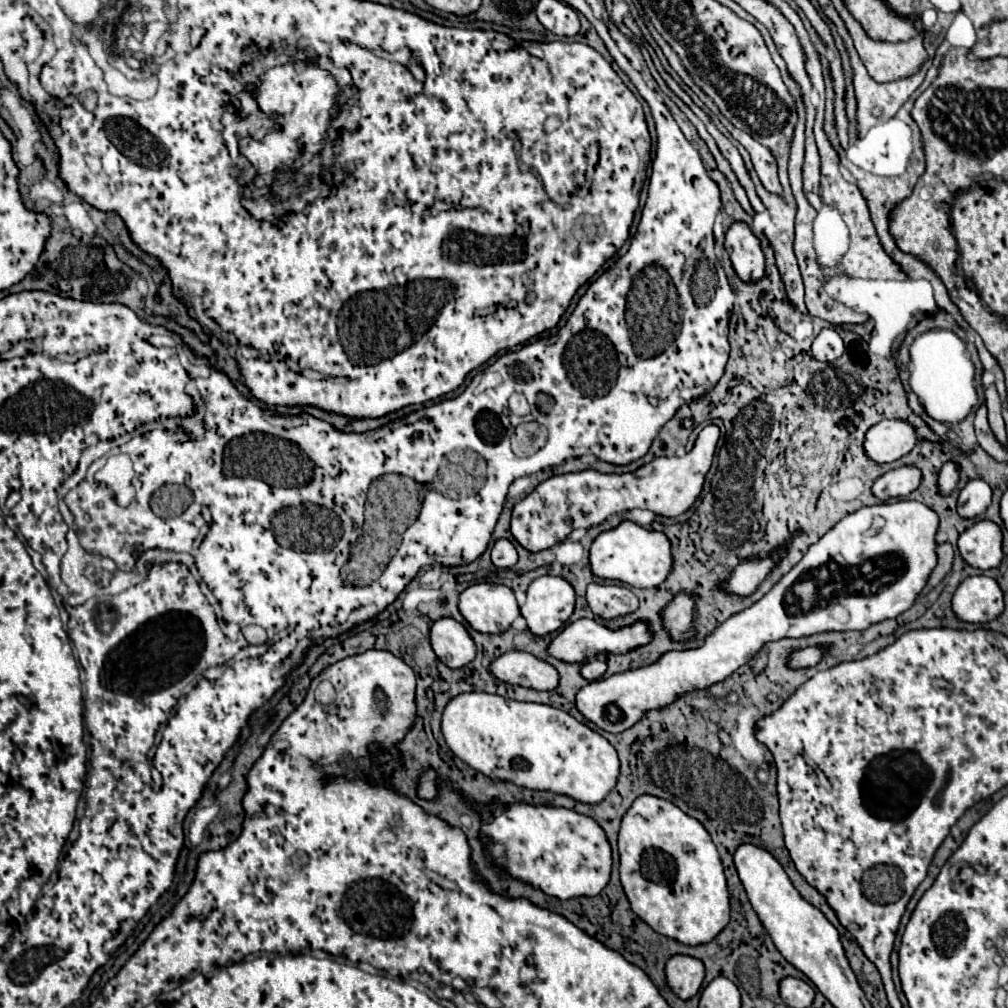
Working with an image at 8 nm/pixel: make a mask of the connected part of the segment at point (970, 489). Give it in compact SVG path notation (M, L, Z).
M970 480L958 496L958 514L962 518L976 518L990 506L992 490L982 480Z

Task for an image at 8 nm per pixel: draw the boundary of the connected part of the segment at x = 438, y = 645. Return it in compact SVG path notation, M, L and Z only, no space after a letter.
M440 618L430 628L430 642L440 662L448 668L462 668L476 656L476 646L466 628L454 618Z

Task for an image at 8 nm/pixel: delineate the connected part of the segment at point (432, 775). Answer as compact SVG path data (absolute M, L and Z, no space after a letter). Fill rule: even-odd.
M428 768L428 770L422 772L422 776L420 776L420 784L418 784L418 796L420 796L420 798L430 800L430 798L434 798L434 796L438 794L436 778L438 778L438 774L436 774L432 768Z

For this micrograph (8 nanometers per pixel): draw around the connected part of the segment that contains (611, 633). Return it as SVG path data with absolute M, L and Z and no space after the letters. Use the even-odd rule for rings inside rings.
M580 618L572 624L568 624L550 644L548 644L548 654L560 662L568 662L568 664L574 664L574 662L584 662L592 656L598 656L598 654L622 654L626 650L632 650L634 646L642 646L642 644L648 644L648 630L646 630L646 622L636 622L634 626L626 626L622 630L610 630L594 620L588 620L588 618Z

